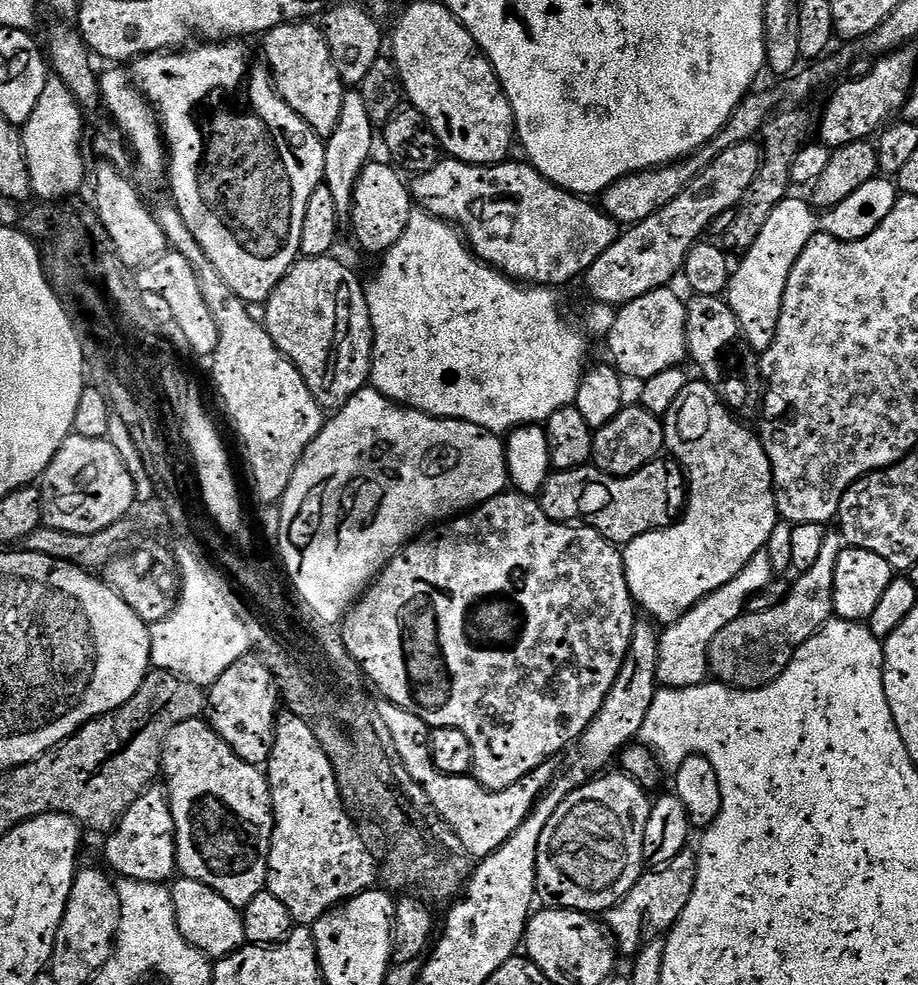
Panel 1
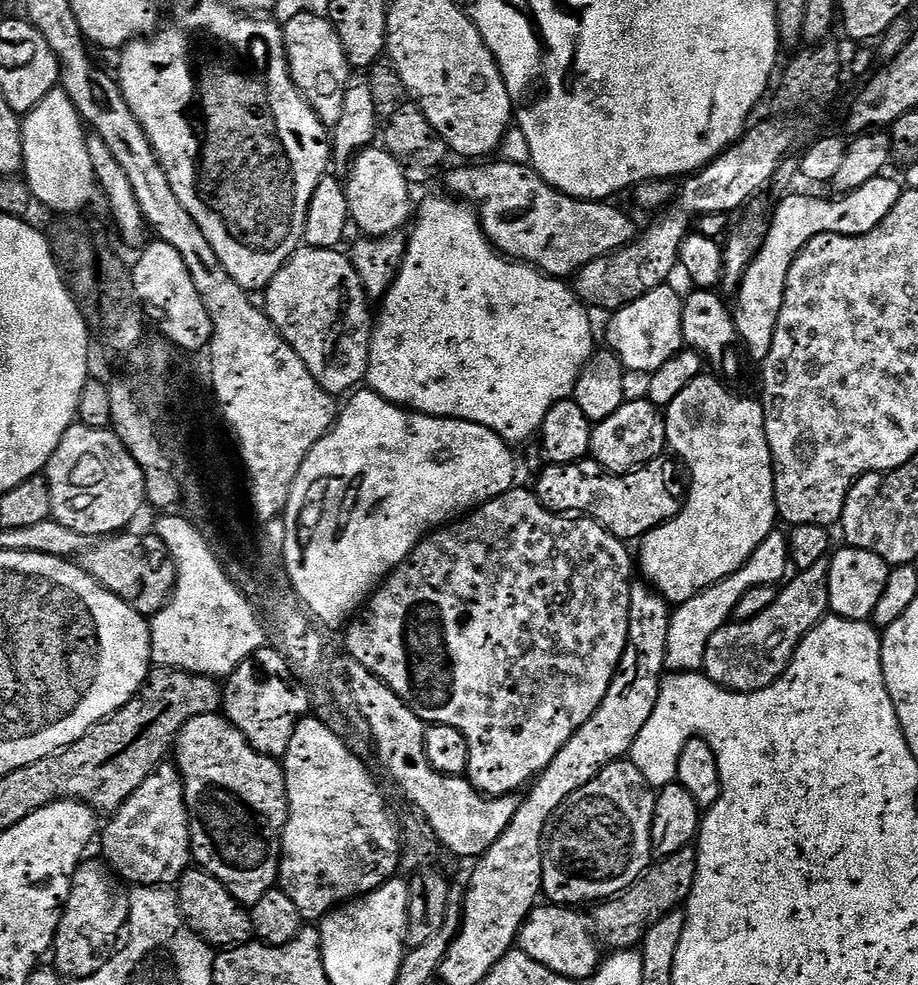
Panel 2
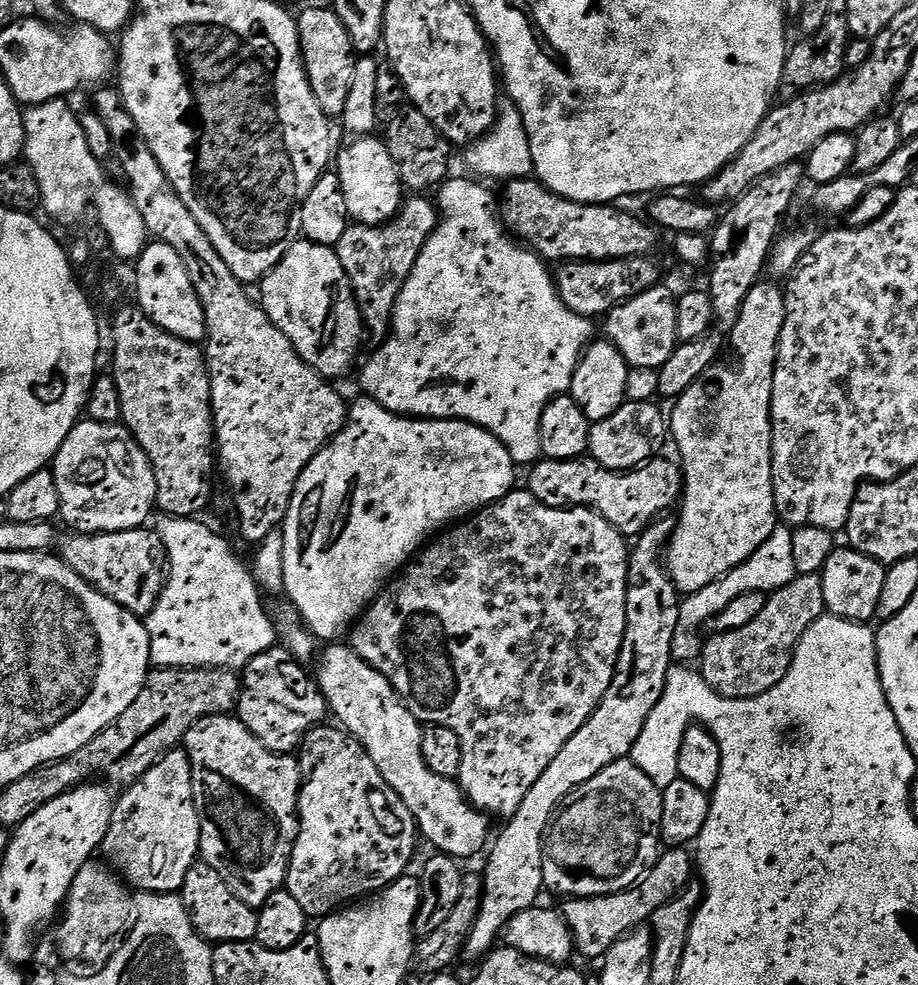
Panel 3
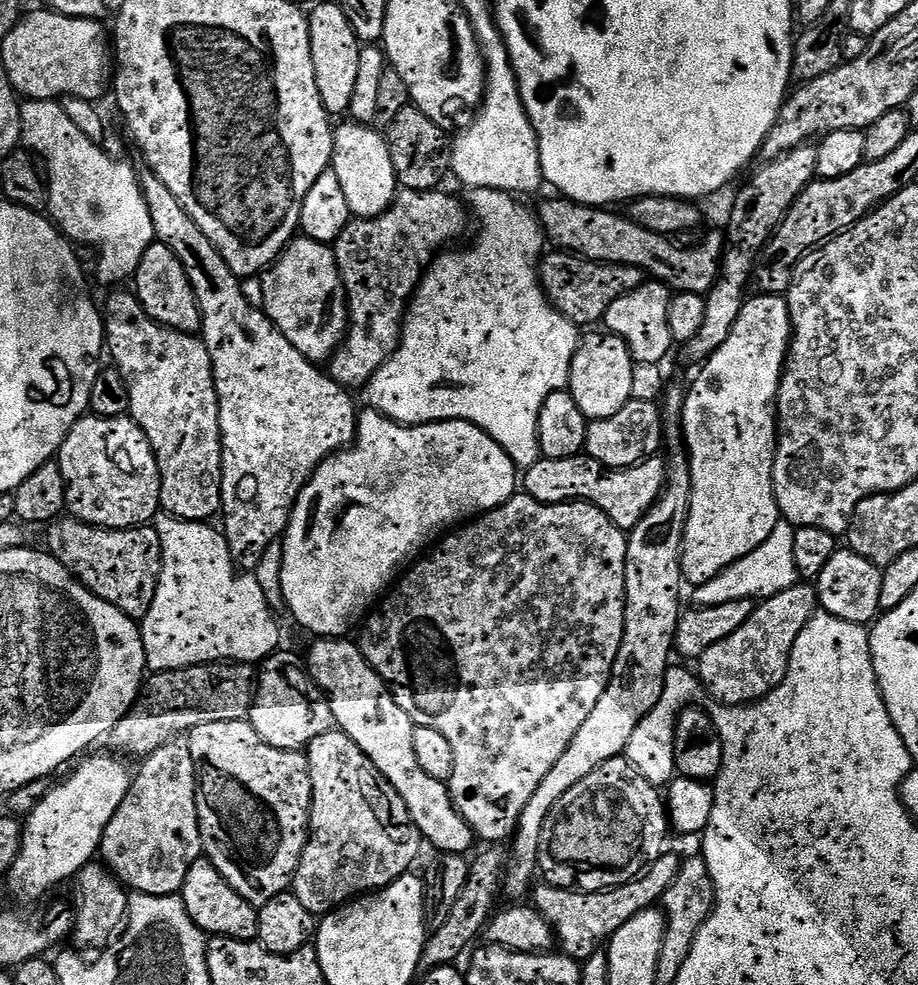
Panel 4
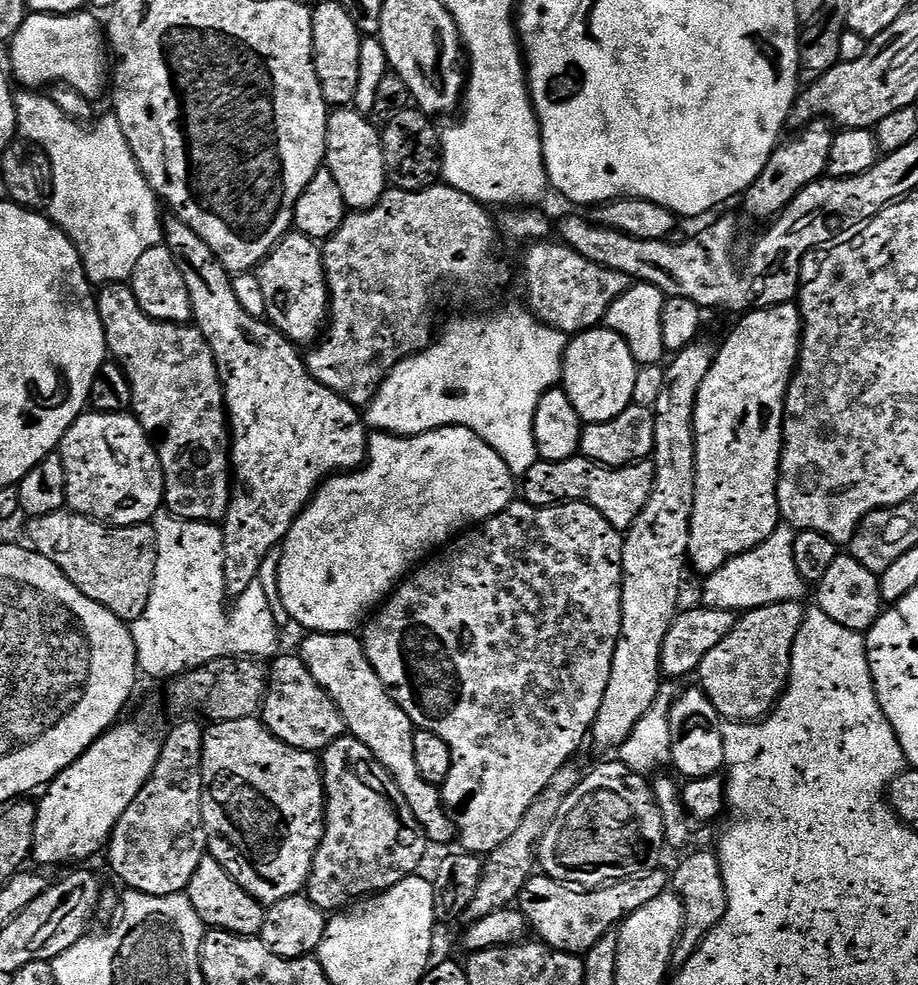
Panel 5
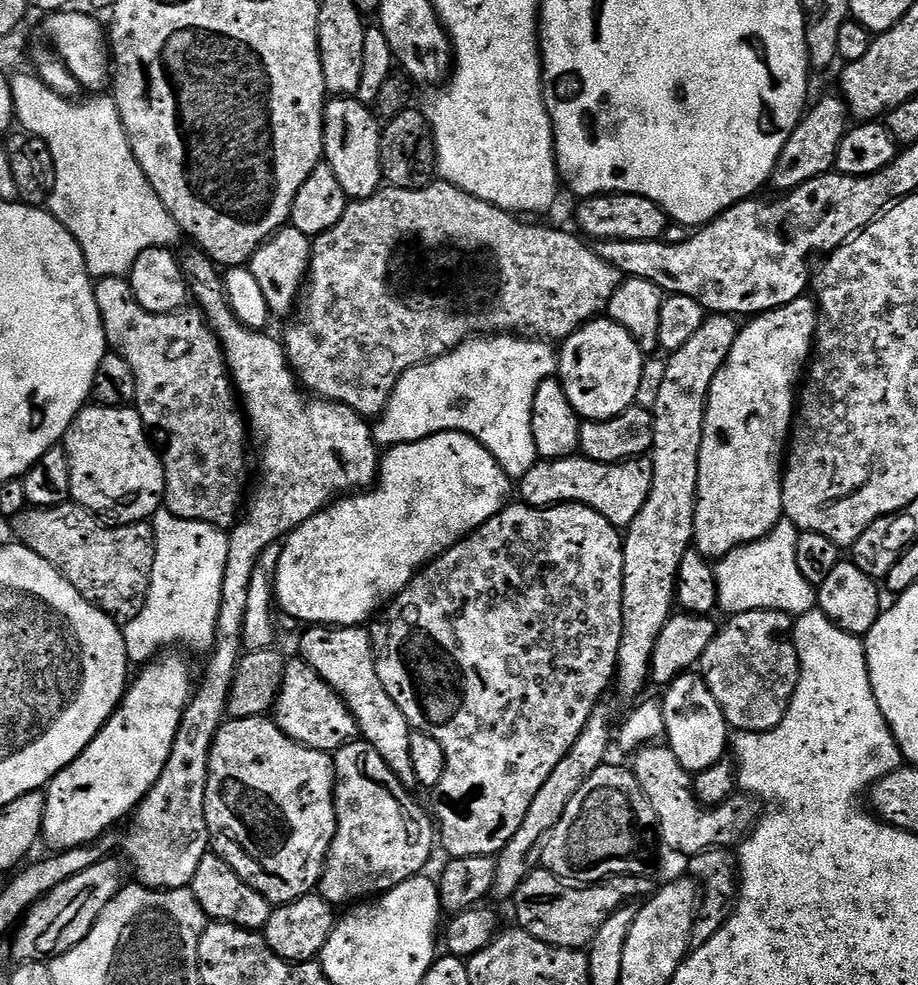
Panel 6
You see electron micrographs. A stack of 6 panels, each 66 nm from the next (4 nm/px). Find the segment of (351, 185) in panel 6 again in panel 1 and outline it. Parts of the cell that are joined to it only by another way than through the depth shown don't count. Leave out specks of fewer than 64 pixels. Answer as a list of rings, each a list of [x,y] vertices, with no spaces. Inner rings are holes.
[[[369,162],[358,178],[352,199],[350,223],[357,242],[366,251],[383,254],[391,252],[398,238],[402,238],[406,222],[410,222],[410,214],[414,211],[414,197],[406,180],[404,184],[403,178],[399,176],[401,173],[391,163],[376,163]]]

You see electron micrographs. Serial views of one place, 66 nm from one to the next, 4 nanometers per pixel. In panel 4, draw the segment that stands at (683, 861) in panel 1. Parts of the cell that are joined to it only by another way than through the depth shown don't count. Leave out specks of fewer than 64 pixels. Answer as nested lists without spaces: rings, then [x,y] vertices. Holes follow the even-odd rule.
[[[665,854],[659,856],[649,868],[644,868],[630,882],[608,888],[604,892],[577,892],[570,888],[556,888],[544,884],[536,892],[534,907],[546,918],[555,939],[561,944],[563,955],[571,956],[577,962],[589,960],[602,945],[612,939],[612,935],[634,914],[642,914],[647,908],[659,905],[674,878],[678,878],[681,857]]]

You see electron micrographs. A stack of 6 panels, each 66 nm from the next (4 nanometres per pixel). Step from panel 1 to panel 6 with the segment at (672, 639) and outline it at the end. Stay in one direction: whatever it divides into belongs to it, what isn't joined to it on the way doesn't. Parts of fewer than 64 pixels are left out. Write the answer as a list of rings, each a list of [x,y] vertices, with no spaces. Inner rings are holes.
[[[787,518],[781,519],[769,536],[752,544],[744,544],[720,557],[715,565],[716,599],[728,614],[776,609],[795,618],[817,607],[818,592],[798,570],[798,538],[800,532]]]

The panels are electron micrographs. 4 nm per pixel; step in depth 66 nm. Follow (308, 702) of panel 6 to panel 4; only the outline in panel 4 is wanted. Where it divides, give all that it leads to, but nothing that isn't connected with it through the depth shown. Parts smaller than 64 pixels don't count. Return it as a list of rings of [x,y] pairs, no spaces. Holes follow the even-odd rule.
[[[277,650],[258,668],[256,694],[252,698],[250,722],[270,746],[278,750],[299,752],[314,738],[333,731],[336,719],[324,691],[308,675],[306,664],[292,652]]]

